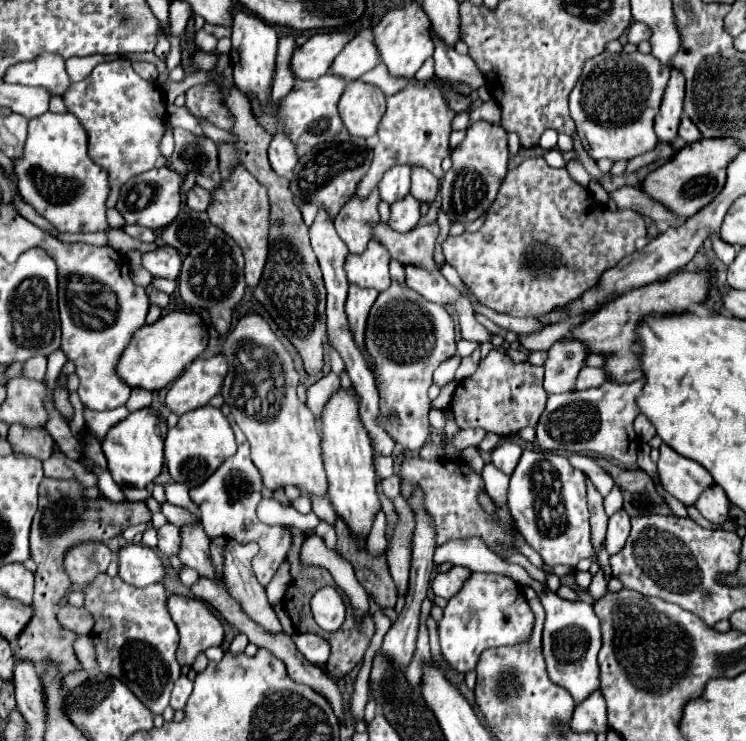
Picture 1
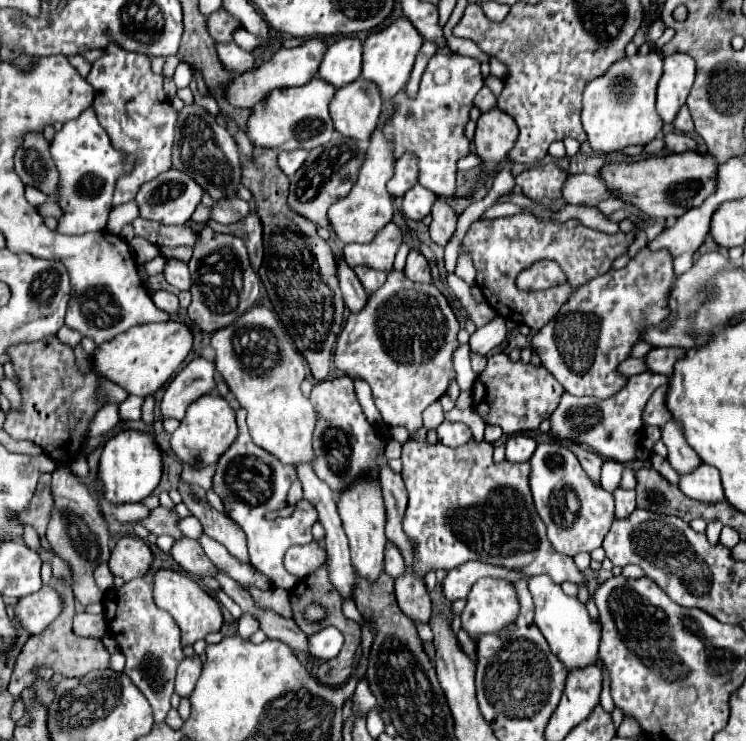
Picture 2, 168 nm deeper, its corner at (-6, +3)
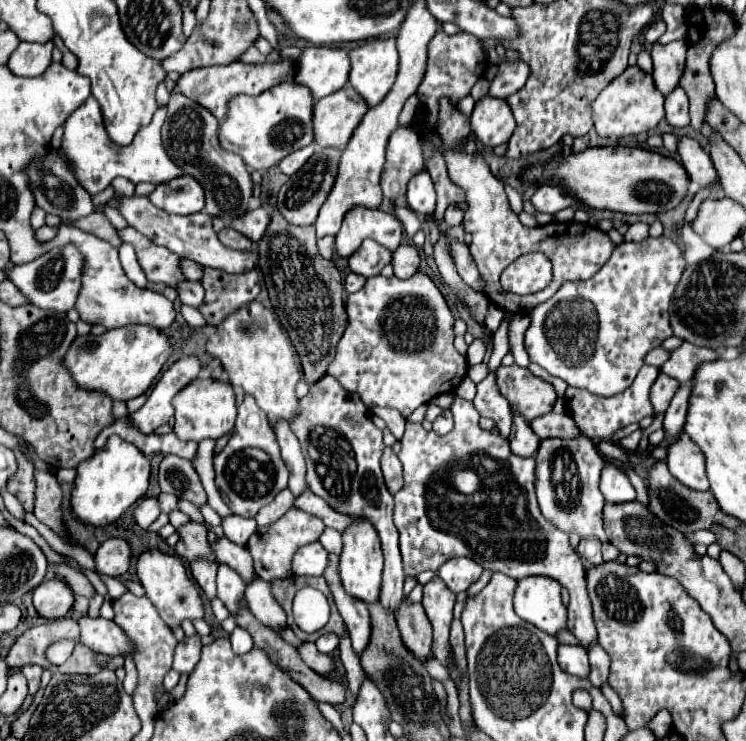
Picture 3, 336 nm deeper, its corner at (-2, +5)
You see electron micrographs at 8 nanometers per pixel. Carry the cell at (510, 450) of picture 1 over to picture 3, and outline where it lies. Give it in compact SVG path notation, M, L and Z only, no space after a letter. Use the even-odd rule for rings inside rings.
M518 414L514 416L508 440L512 452L518 456L534 456L540 444L540 438L532 432L532 428Z

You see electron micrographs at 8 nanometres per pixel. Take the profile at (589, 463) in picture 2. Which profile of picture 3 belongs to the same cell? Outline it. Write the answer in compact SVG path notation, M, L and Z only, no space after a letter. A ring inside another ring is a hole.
M546 414L542 418L534 418L530 422L530 428L534 430L534 434L538 434L540 440L544 438L574 438L578 436L578 428L576 428L576 422L564 414Z

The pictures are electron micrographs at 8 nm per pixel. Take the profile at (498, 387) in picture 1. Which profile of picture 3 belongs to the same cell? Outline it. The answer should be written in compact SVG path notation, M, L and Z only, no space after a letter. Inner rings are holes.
M498 366L498 390L510 402L512 414L518 412L528 424L552 410L556 390L552 384L536 378L528 368Z

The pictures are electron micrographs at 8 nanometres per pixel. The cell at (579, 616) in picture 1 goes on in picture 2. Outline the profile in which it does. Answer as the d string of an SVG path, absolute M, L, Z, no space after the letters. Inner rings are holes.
M532 576L528 580L528 586L534 596L534 624L546 636L550 650L558 656L558 660L566 666L566 670L596 664L600 644L600 624L590 620L586 606L582 606L578 598L566 596L562 588L550 582L550 578L546 576Z

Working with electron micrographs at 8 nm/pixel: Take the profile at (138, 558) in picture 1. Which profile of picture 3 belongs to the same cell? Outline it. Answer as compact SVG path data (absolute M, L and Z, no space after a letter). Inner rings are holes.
M108 538L96 550L96 570L106 576L122 576L128 572L132 550L124 538Z

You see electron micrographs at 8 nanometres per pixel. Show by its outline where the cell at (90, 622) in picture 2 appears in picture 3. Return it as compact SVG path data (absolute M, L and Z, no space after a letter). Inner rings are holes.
M84 614L78 618L80 642L100 654L132 654L132 644L126 634L106 618L90 618Z

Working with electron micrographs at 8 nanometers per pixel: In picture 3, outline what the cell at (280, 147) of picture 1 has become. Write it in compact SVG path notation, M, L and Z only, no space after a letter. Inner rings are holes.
M306 146L306 148L300 148L296 152L292 152L290 156L286 156L286 160L280 160L278 168L286 174L286 176L292 176L298 168L302 168L302 164L312 156L314 152L314 146Z

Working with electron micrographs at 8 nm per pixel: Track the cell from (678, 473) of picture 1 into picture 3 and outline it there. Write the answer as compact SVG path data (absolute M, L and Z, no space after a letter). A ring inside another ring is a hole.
M680 386L664 414L664 432L670 438L678 438L682 434L684 420L686 420L686 408L688 408L688 396L690 396L690 386Z

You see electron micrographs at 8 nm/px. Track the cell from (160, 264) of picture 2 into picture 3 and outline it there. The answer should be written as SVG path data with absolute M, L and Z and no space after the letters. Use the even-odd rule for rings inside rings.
M130 226L120 230L118 234L120 234L120 240L134 246L138 262L144 268L146 278L150 282L164 282L164 284L176 286L184 278L180 272L180 258L174 252L152 244L150 240L146 240L146 236L142 236Z

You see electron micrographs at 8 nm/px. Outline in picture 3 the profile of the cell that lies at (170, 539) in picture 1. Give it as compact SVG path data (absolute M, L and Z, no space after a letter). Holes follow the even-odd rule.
M192 560L190 562L190 572L198 586L204 590L204 594L212 600L216 596L216 572L218 572L218 562L212 560Z

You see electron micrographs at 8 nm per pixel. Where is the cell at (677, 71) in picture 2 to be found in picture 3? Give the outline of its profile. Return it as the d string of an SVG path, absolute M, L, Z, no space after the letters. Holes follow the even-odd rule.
M676 40L670 44L654 44L652 46L652 62L654 62L654 84L662 96L668 96L674 88L678 88L678 80L686 70L686 42Z

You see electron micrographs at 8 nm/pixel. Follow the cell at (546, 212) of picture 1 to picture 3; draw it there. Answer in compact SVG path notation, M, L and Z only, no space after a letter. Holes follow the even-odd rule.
M448 100L440 102L438 132L448 148L444 160L446 160L450 178L468 192L466 194L468 210L464 214L462 224L464 224L464 230L472 234L470 254L484 280L484 294L488 296L490 304L494 304L500 310L510 312L510 314L530 314L538 304L542 304L544 300L550 300L550 296L556 294L556 290L562 286L564 280L586 280L586 278L594 276L594 272L598 272L598 268L602 268L602 264L606 264L606 260L610 260L610 252L614 250L614 244L608 238L608 234L602 232L600 228L592 228L588 224L580 224L574 220L572 222L550 222L550 224L536 226L536 228L522 226L518 216L512 212L512 208L508 204L502 182L496 176L492 176L484 158L478 152L464 154L460 150L460 142L466 136L470 136L470 122L462 116L462 112L458 108L454 110ZM528 252L544 252L552 260L552 266L556 268L556 280L552 280L552 284L548 288L528 294L528 296L510 294L500 286L500 274L518 256L528 254Z

